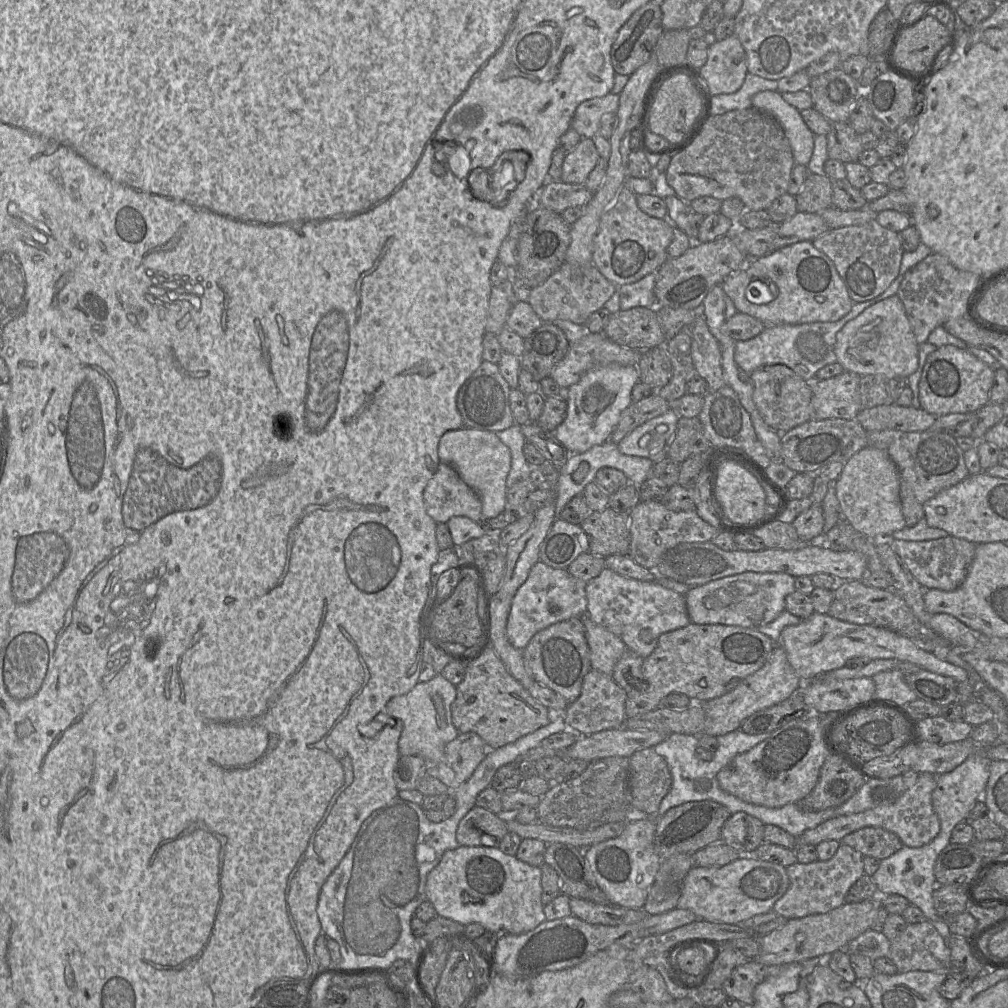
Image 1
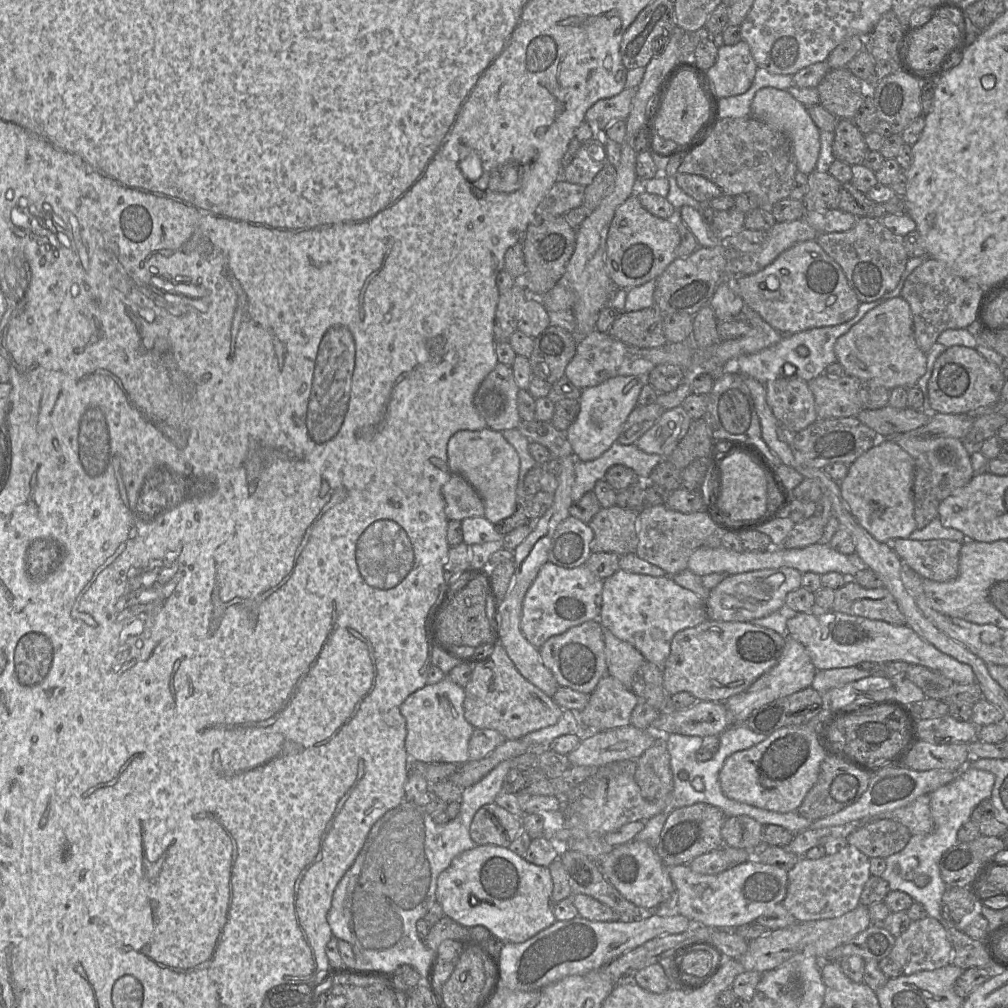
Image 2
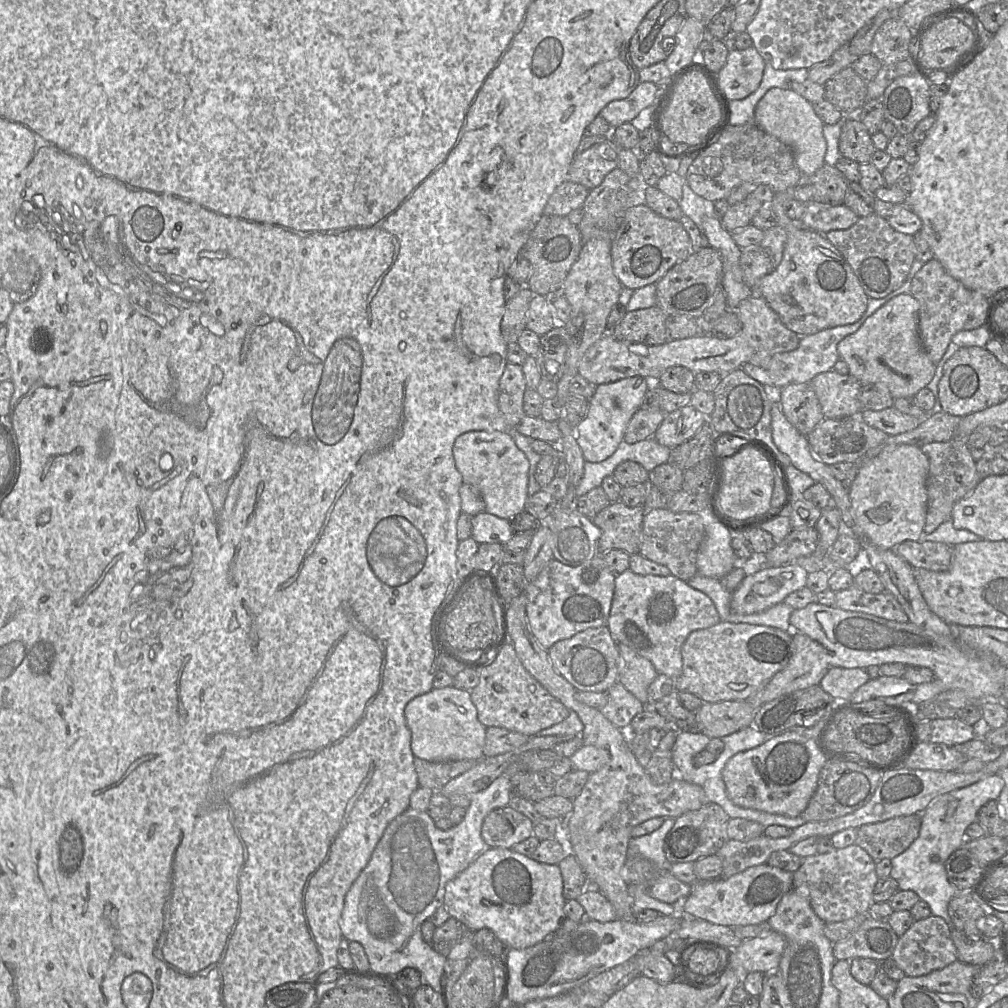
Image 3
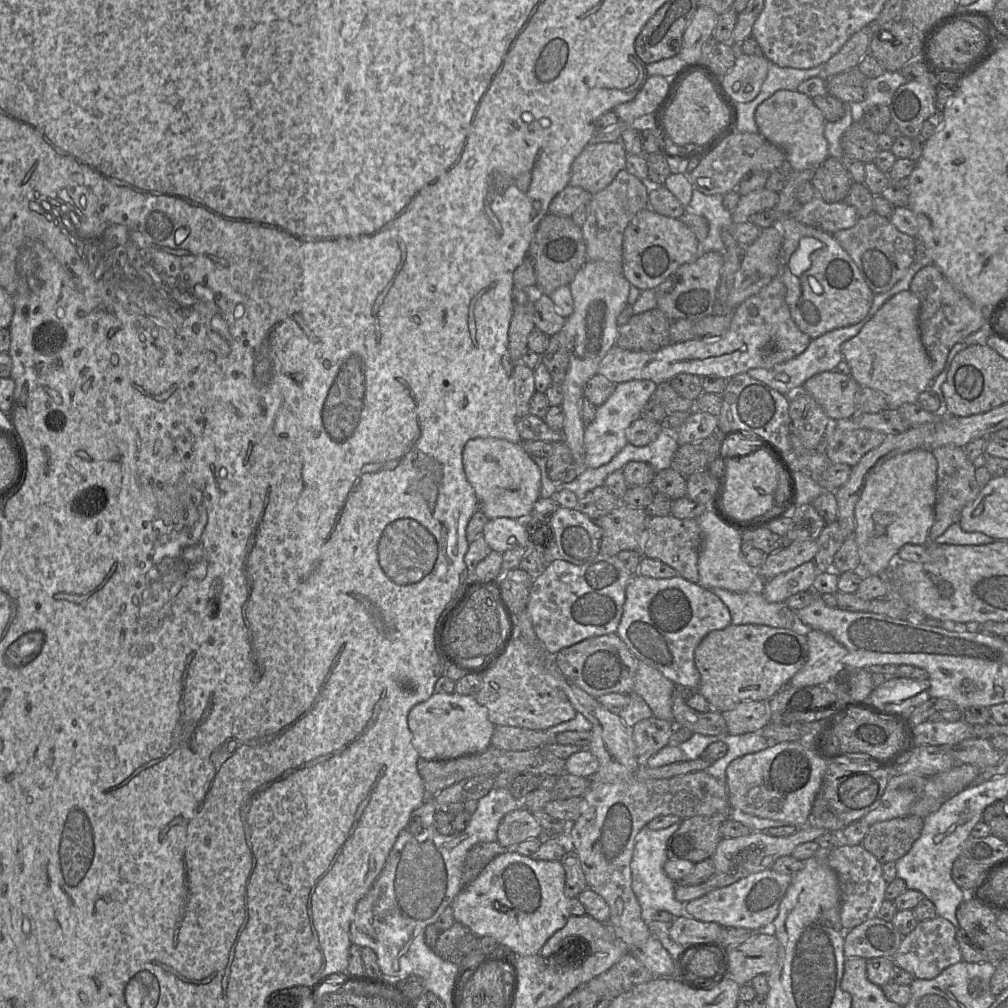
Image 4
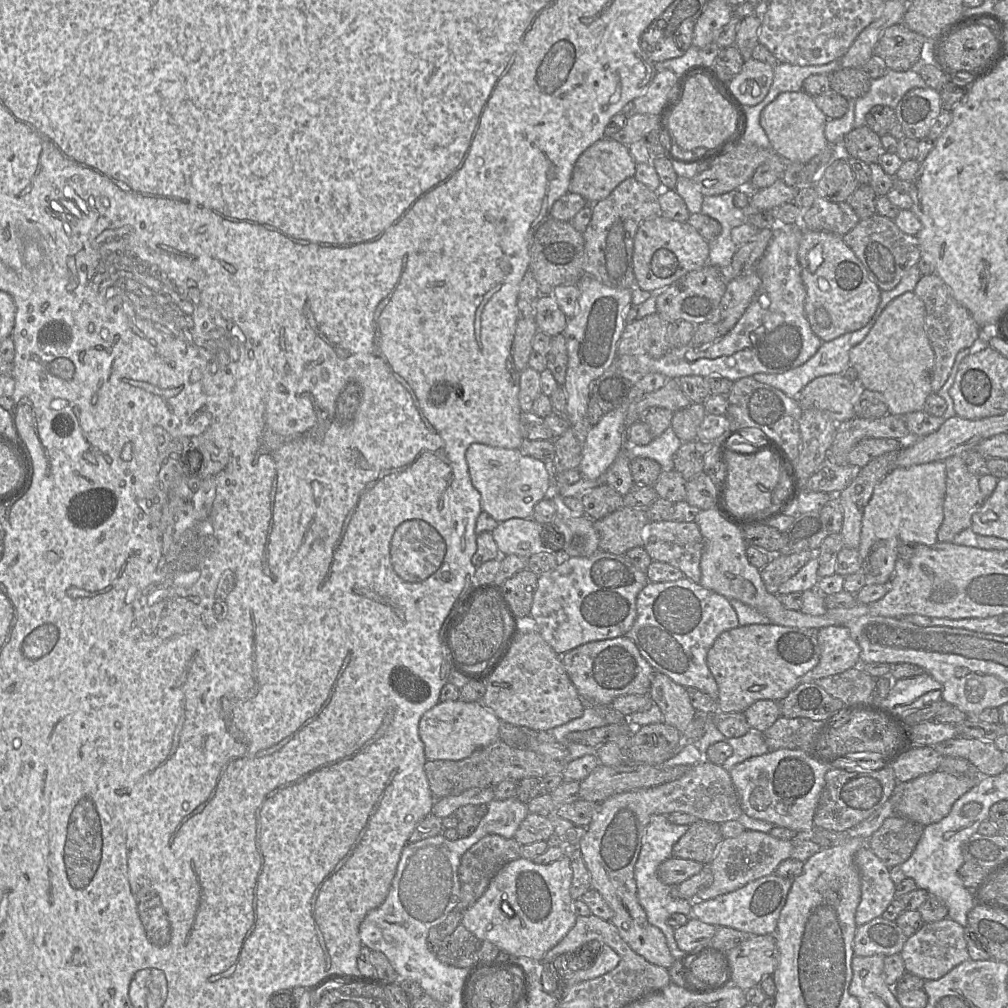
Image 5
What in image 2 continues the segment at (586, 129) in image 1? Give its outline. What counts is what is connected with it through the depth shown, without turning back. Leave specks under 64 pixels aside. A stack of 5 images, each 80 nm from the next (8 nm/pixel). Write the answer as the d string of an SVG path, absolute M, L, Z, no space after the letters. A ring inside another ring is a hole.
M625 88L611 98L597 101L587 110L584 122L591 127L594 136L602 135L612 122L627 118L635 93L636 88Z

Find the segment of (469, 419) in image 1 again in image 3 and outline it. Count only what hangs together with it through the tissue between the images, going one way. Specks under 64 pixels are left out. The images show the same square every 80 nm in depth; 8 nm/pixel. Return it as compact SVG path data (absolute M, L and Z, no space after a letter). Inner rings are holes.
M508 362L499 382L498 407L510 428L516 428L526 416L523 410L526 389L522 365Z

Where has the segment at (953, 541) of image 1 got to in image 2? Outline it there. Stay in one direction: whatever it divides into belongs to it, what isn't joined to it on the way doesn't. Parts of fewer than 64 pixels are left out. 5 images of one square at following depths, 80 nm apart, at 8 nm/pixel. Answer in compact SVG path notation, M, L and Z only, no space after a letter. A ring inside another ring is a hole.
M896 539L892 549L922 579L948 582L959 572L962 543L945 539L916 541Z

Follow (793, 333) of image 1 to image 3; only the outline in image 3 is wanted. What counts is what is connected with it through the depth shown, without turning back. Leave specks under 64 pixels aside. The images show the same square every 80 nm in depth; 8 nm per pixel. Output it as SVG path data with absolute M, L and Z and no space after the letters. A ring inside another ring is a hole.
M915 259L905 282L898 289L881 299L869 298L867 309L857 322L848 325L836 326L821 330L814 334L801 336L799 346L796 349L789 352L774 354L764 365L745 363L741 368L750 377L757 380L762 385L769 387L771 390L778 390L790 383L809 383L816 375L832 370L835 363L840 359L837 351L838 343L846 336L855 333L873 313L885 305L889 300L898 295L910 293L911 282L915 274L922 268L924 264L924 262Z

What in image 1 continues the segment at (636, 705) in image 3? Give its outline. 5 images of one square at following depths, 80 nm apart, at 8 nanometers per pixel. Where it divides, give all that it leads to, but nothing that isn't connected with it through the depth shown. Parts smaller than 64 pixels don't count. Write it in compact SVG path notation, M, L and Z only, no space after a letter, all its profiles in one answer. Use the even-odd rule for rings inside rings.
M592 669L584 678L580 696L565 709L565 722L577 737L622 728L627 718L626 700L627 692L611 676Z

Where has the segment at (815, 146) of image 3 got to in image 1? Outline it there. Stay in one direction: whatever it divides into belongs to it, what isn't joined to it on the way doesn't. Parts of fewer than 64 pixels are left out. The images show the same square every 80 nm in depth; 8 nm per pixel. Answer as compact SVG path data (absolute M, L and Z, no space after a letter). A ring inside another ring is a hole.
M761 91L751 99L752 108L773 117L783 128L796 164L807 165L814 149L813 132L805 124L800 111L787 103L778 91Z

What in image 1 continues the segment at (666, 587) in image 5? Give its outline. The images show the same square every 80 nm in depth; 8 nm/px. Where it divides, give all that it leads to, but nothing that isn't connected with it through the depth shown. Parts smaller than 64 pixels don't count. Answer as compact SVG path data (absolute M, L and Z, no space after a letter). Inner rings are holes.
M607 568L586 583L585 593L585 617L616 635L628 651L643 658L654 651L662 634L691 623L683 594L654 582L621 576Z

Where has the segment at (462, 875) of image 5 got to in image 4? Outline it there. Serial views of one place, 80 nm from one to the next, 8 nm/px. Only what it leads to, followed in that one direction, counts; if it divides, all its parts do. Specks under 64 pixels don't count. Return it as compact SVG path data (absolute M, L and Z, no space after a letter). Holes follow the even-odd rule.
M482 842L467 853L463 867L463 888L474 881L482 870L497 856L513 850L496 842Z

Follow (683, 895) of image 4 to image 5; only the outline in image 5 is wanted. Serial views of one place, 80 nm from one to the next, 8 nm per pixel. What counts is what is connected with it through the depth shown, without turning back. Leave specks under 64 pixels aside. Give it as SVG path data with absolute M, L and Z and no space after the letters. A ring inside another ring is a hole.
M745 830L737 837L725 838L709 864L713 882L710 887L698 892L694 900L709 900L735 891L751 881L775 874L779 864L790 858L796 843L795 840L781 840L769 833L753 830Z

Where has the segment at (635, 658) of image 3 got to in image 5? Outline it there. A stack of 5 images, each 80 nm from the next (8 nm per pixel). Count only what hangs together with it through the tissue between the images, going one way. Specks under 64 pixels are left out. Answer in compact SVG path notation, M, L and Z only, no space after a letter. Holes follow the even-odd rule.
M654 673L649 697L661 710L663 723L673 726L681 734L694 719L696 710L690 702L687 689L662 673Z

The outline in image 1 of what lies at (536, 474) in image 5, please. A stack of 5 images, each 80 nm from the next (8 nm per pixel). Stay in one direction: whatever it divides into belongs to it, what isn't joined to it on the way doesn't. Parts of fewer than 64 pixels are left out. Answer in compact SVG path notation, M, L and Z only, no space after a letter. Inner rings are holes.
M467 428L447 431L439 440L438 456L440 462L449 464L465 484L478 494L484 521L505 510L506 480L511 468L511 452L495 432Z

